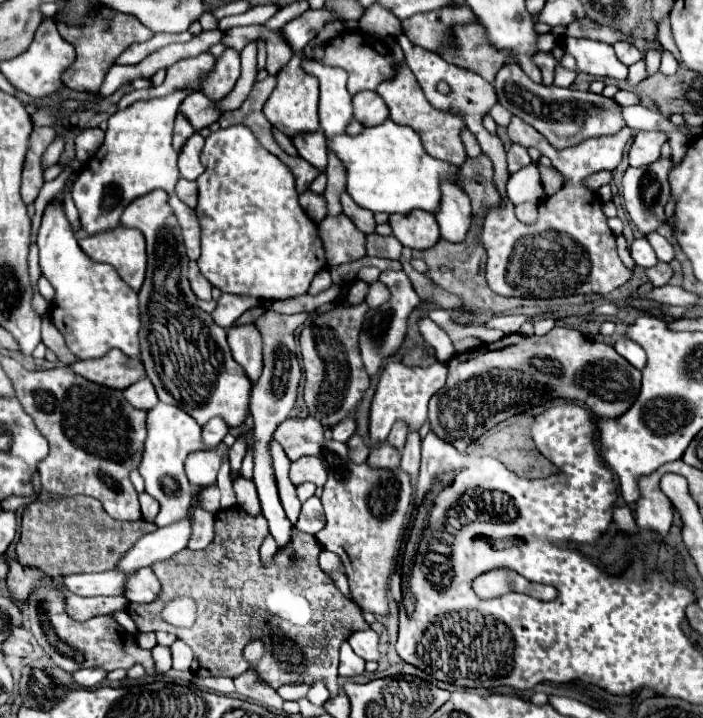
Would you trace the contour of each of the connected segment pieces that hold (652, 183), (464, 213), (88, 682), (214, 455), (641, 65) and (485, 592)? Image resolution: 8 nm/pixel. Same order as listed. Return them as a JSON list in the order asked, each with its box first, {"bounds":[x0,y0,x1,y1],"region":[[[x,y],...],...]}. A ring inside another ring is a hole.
[{"bounds":[622,159,672,237],"region":[[[658,159],[656,163],[642,169],[628,167],[624,173],[624,179],[622,179],[624,207],[630,219],[634,221],[634,225],[638,227],[638,231],[642,233],[642,237],[646,237],[646,233],[654,233],[658,227],[666,223],[664,209],[666,209],[666,203],[670,201],[670,185],[668,185],[670,169],[672,169],[672,159]]]},{"bounds":[434,181,472,241],"region":[[[442,181],[442,205],[438,215],[434,215],[440,225],[440,235],[446,241],[462,241],[470,229],[472,213],[470,213],[470,199],[462,191],[460,185],[454,181]]]},{"bounds":[72,669,106,689],"region":[[[78,669],[78,671],[74,671],[72,673],[72,679],[80,685],[80,687],[86,687],[86,689],[90,689],[90,687],[96,687],[96,685],[100,685],[104,679],[106,679],[106,671],[104,669]]]},{"bounds":[184,442,230,485],"region":[[[221,442],[214,450],[192,453],[184,463],[188,481],[192,485],[214,485],[222,457],[228,456],[229,451],[230,447]]]},{"bounds":[628,59,648,85],"region":[[[640,59],[634,65],[630,65],[630,75],[628,75],[628,83],[630,85],[638,85],[646,77],[648,77],[648,69],[646,69],[646,61],[644,59]]]},{"bounds":[472,569,556,601],"region":[[[490,569],[482,575],[478,575],[472,581],[472,587],[474,587],[476,595],[482,599],[494,599],[500,595],[506,595],[508,591],[526,593],[526,595],[530,595],[534,599],[542,599],[542,601],[552,601],[556,597],[554,587],[532,583],[512,569]]]}]

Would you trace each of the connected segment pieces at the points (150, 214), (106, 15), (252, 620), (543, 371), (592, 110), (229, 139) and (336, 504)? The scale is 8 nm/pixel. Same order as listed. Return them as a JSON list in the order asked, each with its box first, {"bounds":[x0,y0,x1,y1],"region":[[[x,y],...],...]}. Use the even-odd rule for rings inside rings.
[{"bounds":[120,189,252,427],"region":[[[156,189],[134,199],[124,209],[120,223],[140,229],[148,245],[148,271],[138,293],[142,317],[140,347],[146,377],[152,381],[158,399],[180,407],[200,425],[206,425],[212,417],[222,417],[230,427],[240,427],[250,413],[252,385],[246,371],[230,355],[226,329],[218,327],[196,305],[196,295],[186,277],[186,247],[182,245],[180,225],[168,205],[168,193]]]},{"bounds":[58,9,154,93],"region":[[[110,9],[96,11],[88,19],[88,27],[78,29],[78,27],[60,23],[58,31],[64,37],[64,41],[68,41],[76,51],[76,61],[70,65],[70,69],[66,69],[66,73],[62,73],[62,83],[74,91],[84,91],[84,93],[96,93],[98,91],[98,87],[104,81],[106,71],[114,65],[114,57],[118,57],[132,43],[146,41],[154,35],[134,15],[124,15],[124,13],[110,11]]]},{"bounds":[128,507,368,695],"region":[[[230,507],[216,513],[216,535],[214,541],[202,551],[182,549],[172,559],[158,563],[152,567],[154,575],[158,577],[162,589],[156,601],[140,605],[128,603],[128,615],[136,623],[138,631],[170,631],[180,641],[190,645],[194,651],[194,663],[198,663],[198,671],[206,671],[208,675],[222,675],[222,677],[238,677],[250,669],[248,661],[244,659],[242,649],[252,639],[264,639],[264,655],[254,665],[258,677],[268,683],[270,687],[278,689],[284,683],[306,683],[310,685],[316,679],[324,679],[328,683],[330,695],[338,695],[338,649],[340,643],[350,637],[352,631],[368,629],[360,609],[346,601],[338,589],[334,587],[332,579],[320,569],[318,555],[322,547],[316,543],[312,535],[306,535],[292,527],[292,539],[286,549],[278,549],[270,565],[262,565],[260,559],[260,545],[264,535],[269,532],[268,523],[263,515],[250,515],[242,507]],[[178,595],[188,595],[198,605],[196,623],[188,629],[168,627],[160,619],[162,607]]]},{"bounds":[428,327,640,451],"region":[[[554,327],[548,335],[524,337],[520,343],[508,345],[504,349],[476,349],[470,353],[462,353],[448,361],[448,379],[446,385],[430,399],[428,419],[432,423],[432,431],[452,443],[458,451],[464,451],[474,439],[478,439],[484,431],[494,427],[500,421],[510,419],[516,413],[524,413],[530,407],[536,407],[544,401],[552,399],[570,399],[584,401],[588,409],[598,419],[614,419],[626,413],[630,405],[638,399],[640,393],[640,371],[634,369],[624,357],[616,353],[612,345],[596,343],[586,339],[580,331]]]},{"bounds":[494,63,626,149],"region":[[[516,63],[504,65],[498,71],[498,79],[494,79],[494,89],[502,107],[506,107],[512,115],[518,115],[522,121],[540,131],[556,149],[564,149],[600,135],[614,135],[626,125],[620,115],[620,105],[612,99],[590,91],[572,91],[560,89],[556,85],[538,85],[530,81],[530,77],[526,77],[526,73],[522,73],[522,69]]]},{"bounds":[198,125,326,299],"region":[[[234,125],[210,133],[202,151],[206,171],[198,177],[198,219],[202,227],[202,255],[198,267],[202,275],[222,293],[250,295],[256,299],[290,299],[304,295],[314,275],[326,267],[318,227],[308,219],[298,203],[294,175],[272,153],[268,153],[252,131],[244,125]]]},{"bounds":[274,419,412,615],"region":[[[286,419],[274,433],[274,439],[284,447],[286,455],[290,461],[300,459],[302,455],[314,455],[324,461],[324,467],[328,471],[328,481],[324,485],[322,493],[322,503],[326,511],[326,527],[316,535],[320,545],[326,551],[334,551],[344,567],[346,575],[350,579],[350,589],[354,599],[364,611],[370,611],[374,615],[386,615],[388,613],[388,581],[396,565],[396,555],[400,549],[400,539],[402,539],[402,525],[408,519],[408,513],[412,511],[412,485],[410,485],[410,475],[406,471],[398,469],[374,469],[366,463],[354,465],[348,457],[348,445],[338,443],[334,439],[324,437],[324,427],[314,419]]]}]

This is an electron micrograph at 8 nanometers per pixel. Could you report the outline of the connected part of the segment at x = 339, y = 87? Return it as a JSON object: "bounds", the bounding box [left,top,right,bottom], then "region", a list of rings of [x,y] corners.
{"bounds":[302,59,352,137],"region":[[[302,59],[302,69],[320,79],[320,125],[326,137],[342,135],[352,119],[352,95],[346,89],[346,71]]]}

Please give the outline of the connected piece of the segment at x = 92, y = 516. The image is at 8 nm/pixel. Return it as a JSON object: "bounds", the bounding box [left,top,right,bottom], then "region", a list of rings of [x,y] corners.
{"bounds":[16,497,156,577],"region":[[[54,497],[50,501],[34,501],[22,513],[22,529],[20,541],[16,545],[18,561],[24,567],[40,567],[44,573],[52,577],[72,575],[72,573],[94,573],[114,569],[126,551],[146,533],[154,531],[156,525],[144,519],[138,521],[116,521],[112,517],[102,517],[102,505],[94,497]]]}

